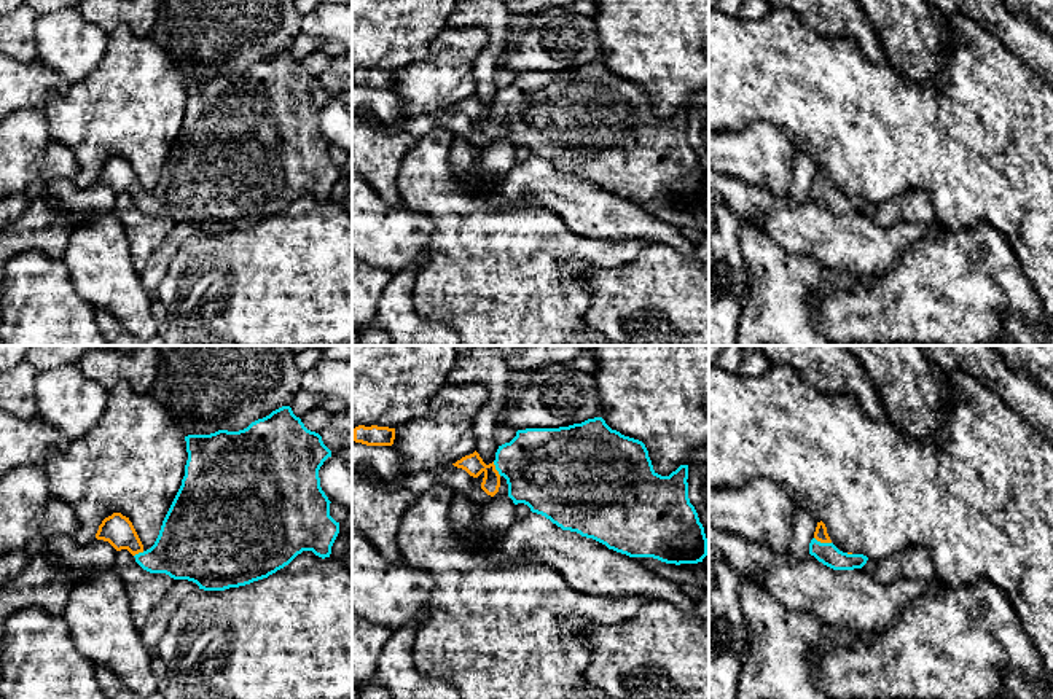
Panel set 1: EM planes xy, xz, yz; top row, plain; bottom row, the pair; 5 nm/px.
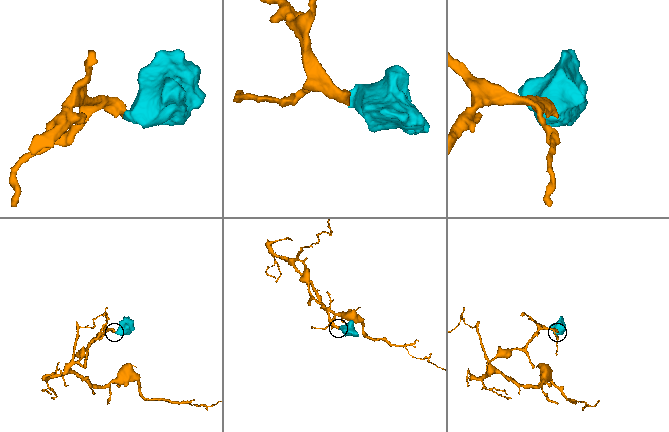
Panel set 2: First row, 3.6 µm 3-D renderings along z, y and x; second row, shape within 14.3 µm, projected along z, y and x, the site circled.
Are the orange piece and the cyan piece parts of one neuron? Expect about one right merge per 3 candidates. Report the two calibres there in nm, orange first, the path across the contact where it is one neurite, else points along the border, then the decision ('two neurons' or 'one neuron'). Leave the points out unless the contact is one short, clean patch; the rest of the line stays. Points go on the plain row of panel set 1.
70 nm thick on the orange side, 110 nm on the other; runs through yz (821, 177), (822, 185), (829, 198); one neuron

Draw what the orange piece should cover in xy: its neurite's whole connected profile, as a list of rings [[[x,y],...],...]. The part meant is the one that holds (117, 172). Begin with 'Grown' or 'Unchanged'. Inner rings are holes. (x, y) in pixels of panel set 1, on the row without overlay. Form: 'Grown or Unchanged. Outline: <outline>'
Grown. Outline: [[[290,49],[239,75],[185,80],[188,103],[182,129],[150,193],[121,156],[105,161],[96,177],[116,194],[127,193],[150,217],[188,223],[204,234],[225,234],[268,221],[303,194],[325,202],[339,177],[319,113],[331,100],[322,80],[304,70]]]

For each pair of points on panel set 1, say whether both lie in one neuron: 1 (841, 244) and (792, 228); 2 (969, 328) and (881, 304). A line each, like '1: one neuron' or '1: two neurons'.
1: one neuron
2: one neuron

